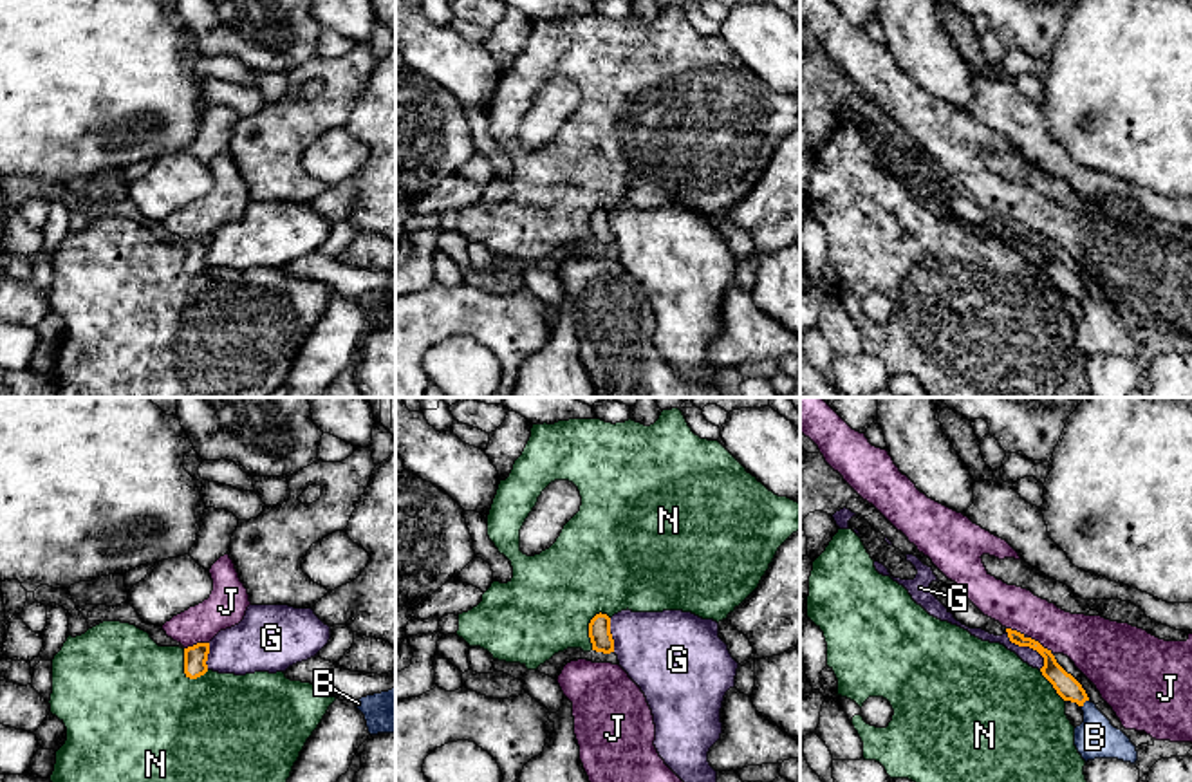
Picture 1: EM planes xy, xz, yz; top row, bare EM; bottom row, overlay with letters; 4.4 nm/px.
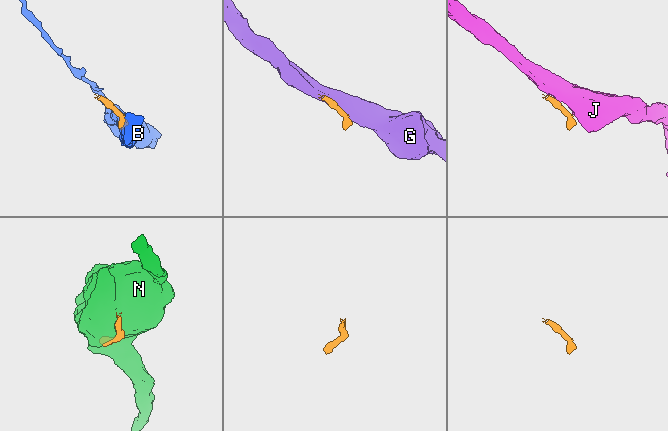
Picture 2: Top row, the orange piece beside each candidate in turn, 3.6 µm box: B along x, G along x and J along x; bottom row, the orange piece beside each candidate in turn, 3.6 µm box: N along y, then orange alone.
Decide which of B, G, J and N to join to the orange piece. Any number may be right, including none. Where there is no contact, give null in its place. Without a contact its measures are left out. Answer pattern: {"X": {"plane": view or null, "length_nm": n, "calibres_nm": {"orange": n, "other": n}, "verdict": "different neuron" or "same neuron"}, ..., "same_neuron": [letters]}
{"B": {"plane": "yz", "length_nm": 50, "calibres_nm": {"orange": 100, "other": 180}, "verdict": "different neuron"}, "G": {"plane": "yz", "length_nm": 240, "calibres_nm": {"orange": 100, "other": 70}, "verdict": "different neuron"}, "J": {"plane": "xy", "length_nm": 120, "calibres_nm": {"orange": 100, "other": 180}, "verdict": "different neuron"}, "N": {"plane": "xy", "length_nm": 160, "calibres_nm": {"orange": 100, "other": 480}, "verdict": "different neuron"}, "same_neuron": []}

